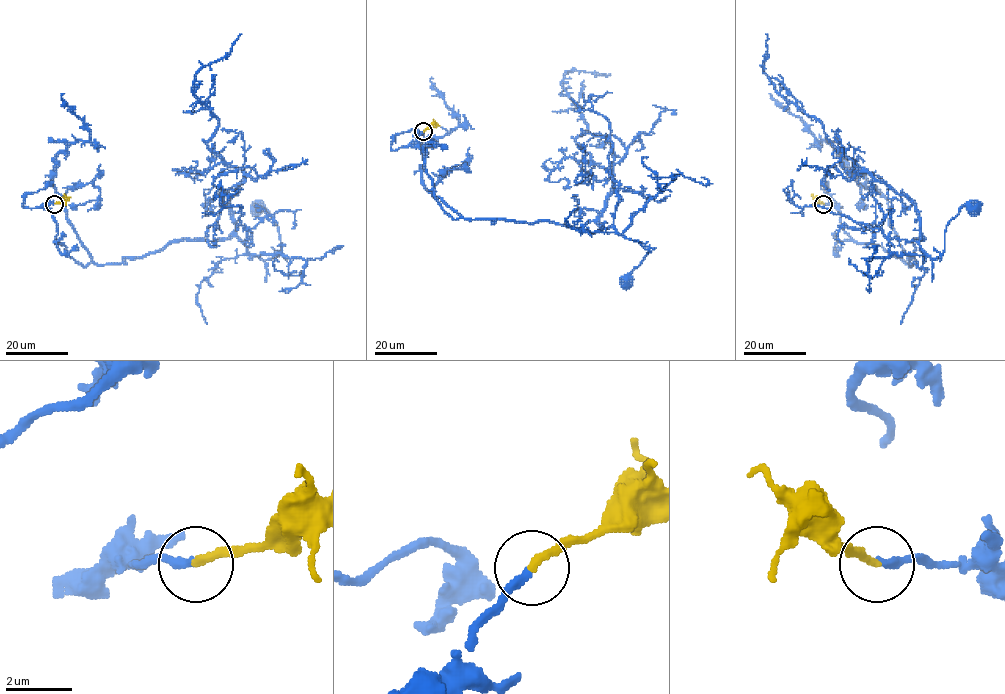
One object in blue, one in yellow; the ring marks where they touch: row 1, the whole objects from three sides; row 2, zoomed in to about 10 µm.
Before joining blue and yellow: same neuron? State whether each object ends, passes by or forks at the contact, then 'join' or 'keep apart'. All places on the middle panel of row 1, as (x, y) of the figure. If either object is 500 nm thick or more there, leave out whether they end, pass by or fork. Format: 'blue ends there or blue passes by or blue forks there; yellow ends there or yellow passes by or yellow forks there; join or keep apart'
blue ends there; yellow ends there; join

